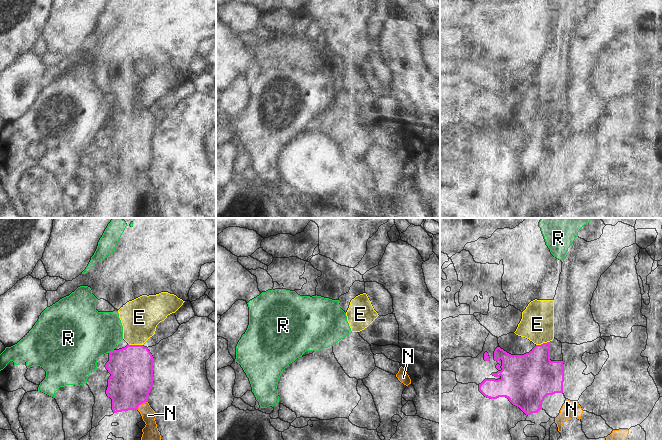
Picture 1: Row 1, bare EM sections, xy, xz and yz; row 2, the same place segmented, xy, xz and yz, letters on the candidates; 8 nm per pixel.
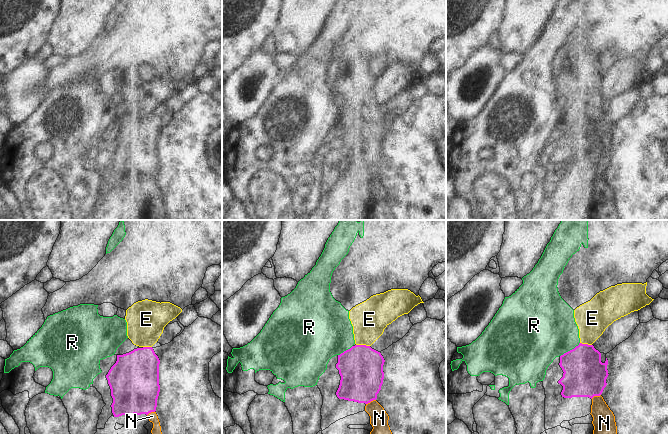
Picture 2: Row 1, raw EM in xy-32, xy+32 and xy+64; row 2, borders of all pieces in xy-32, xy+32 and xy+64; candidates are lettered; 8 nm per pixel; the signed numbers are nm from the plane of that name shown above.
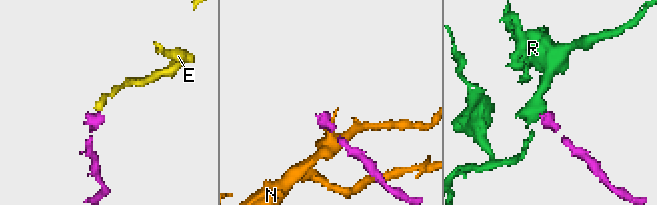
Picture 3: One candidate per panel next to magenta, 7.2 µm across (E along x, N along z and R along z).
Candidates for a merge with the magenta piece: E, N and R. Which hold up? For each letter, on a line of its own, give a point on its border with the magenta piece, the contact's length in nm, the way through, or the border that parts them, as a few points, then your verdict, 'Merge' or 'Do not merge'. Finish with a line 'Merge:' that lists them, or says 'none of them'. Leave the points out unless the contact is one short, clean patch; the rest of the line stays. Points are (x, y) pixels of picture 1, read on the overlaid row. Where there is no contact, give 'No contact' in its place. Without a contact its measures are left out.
E: Touches magenta at xy (135, 345). Shared border 120 nm. Boundary: xy (128, 343), (142, 345). Do not merge
N: Touches magenta at xy (141, 403). Shared border 110 nm. Boundary: xy (147, 401), (143, 402), (137, 409). Do not merge
R: Touches magenta at xy (111, 351). Shared border 50 nm. Boundary: xy (113, 349), (109, 353). Do not merge
Merge: none of them.

